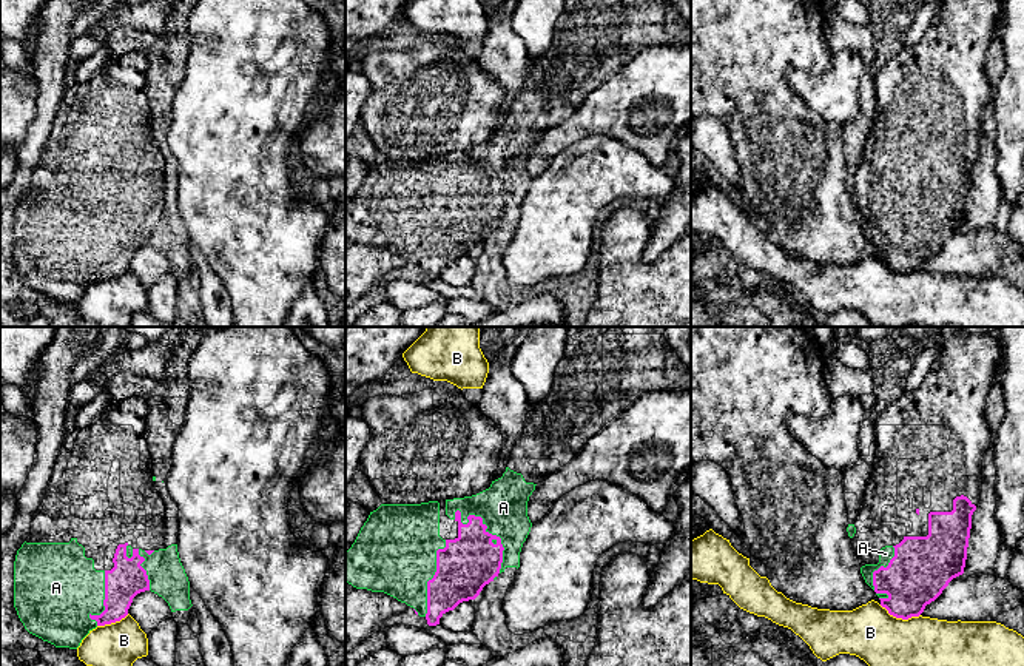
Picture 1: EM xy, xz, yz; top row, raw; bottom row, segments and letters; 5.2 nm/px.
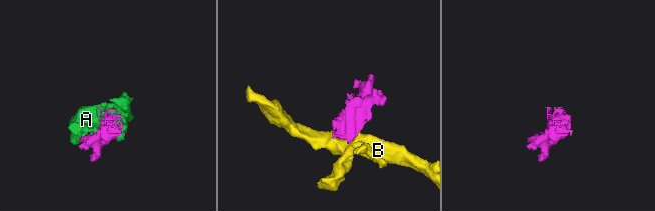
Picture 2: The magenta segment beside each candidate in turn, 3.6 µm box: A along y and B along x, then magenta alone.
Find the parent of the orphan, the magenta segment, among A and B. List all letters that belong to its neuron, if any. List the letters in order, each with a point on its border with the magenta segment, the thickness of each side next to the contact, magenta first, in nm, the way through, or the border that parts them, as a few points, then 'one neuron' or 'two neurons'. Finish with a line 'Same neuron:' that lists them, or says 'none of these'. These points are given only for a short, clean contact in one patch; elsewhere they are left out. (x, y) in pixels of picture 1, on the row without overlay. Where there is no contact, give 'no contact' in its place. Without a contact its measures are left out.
A: meets magenta in xz at (486, 182); 300 nm thick on the magenta side, 260 nm on the other; one neuron
B: meets magenta in yz at (899, 272); 320 nm thick on the magenta side, 300 nm on the other; border along yz (879, 259), (896, 272), (910, 273), (919, 270); two neurons
Same neuron: A

